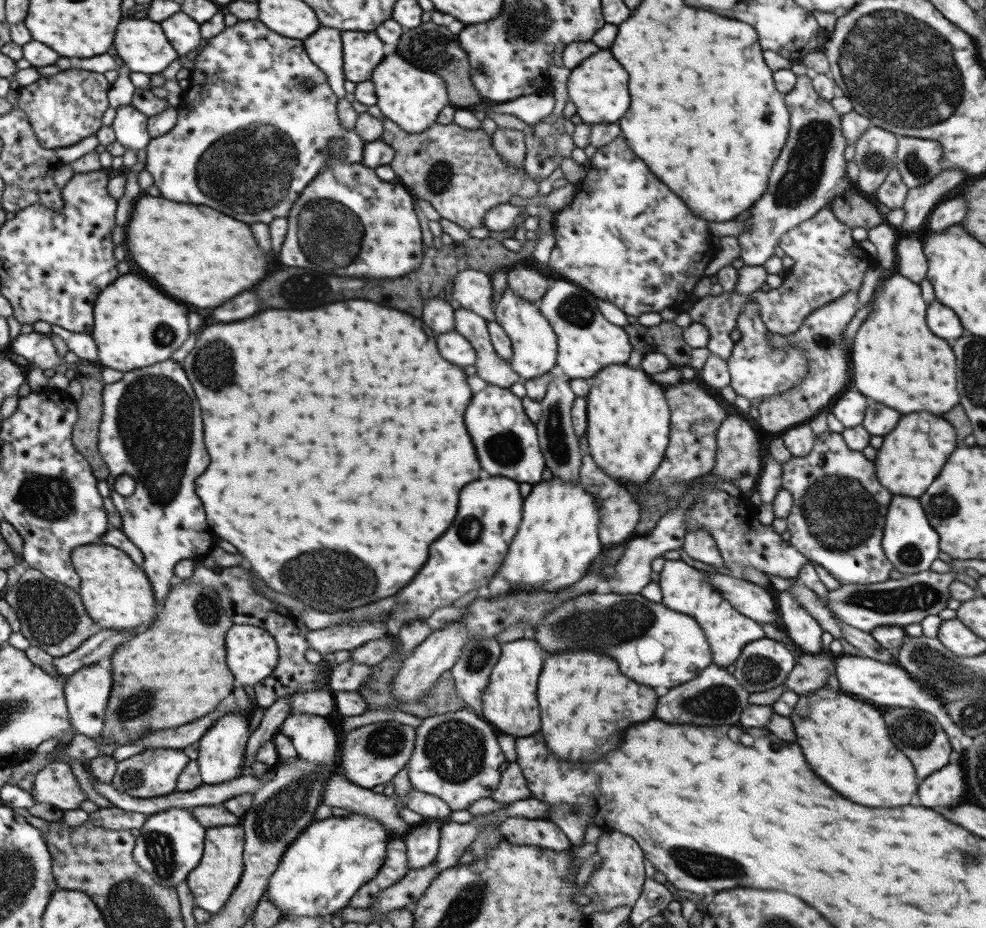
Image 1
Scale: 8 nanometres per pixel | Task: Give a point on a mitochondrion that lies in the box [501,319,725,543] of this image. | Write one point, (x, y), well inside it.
(561, 447)

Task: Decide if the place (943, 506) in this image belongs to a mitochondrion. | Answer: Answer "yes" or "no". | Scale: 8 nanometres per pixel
yes

